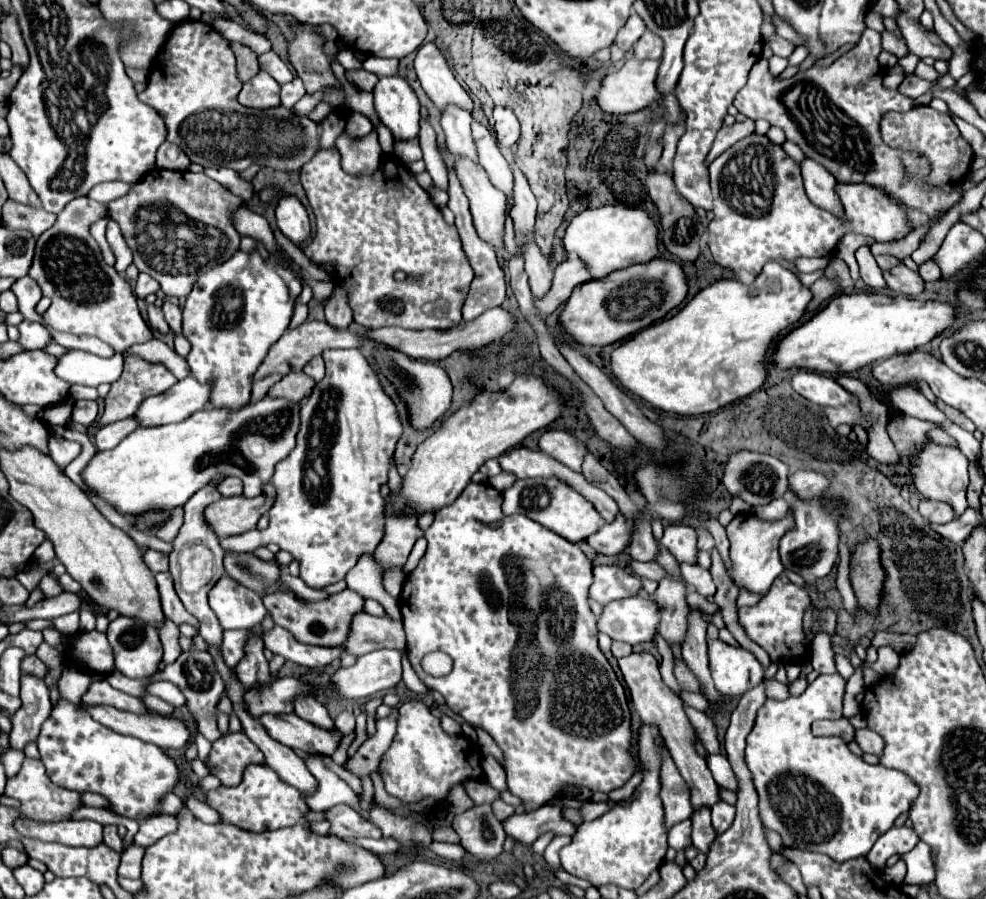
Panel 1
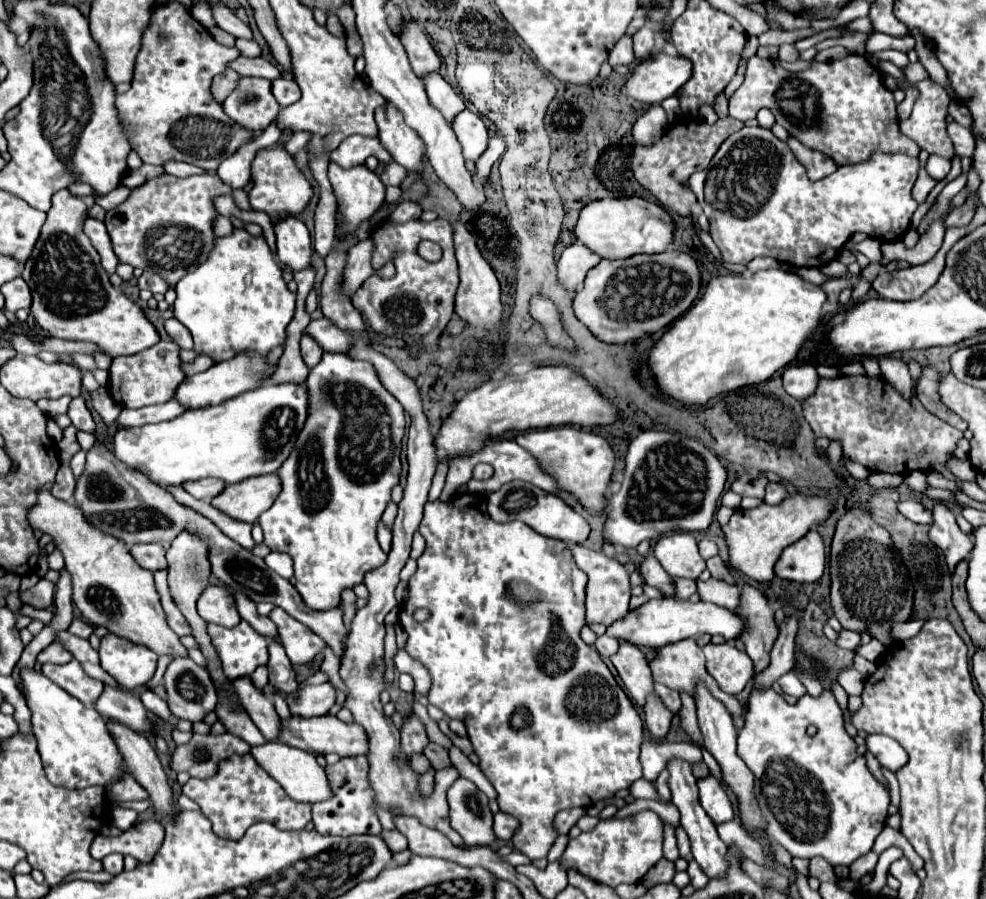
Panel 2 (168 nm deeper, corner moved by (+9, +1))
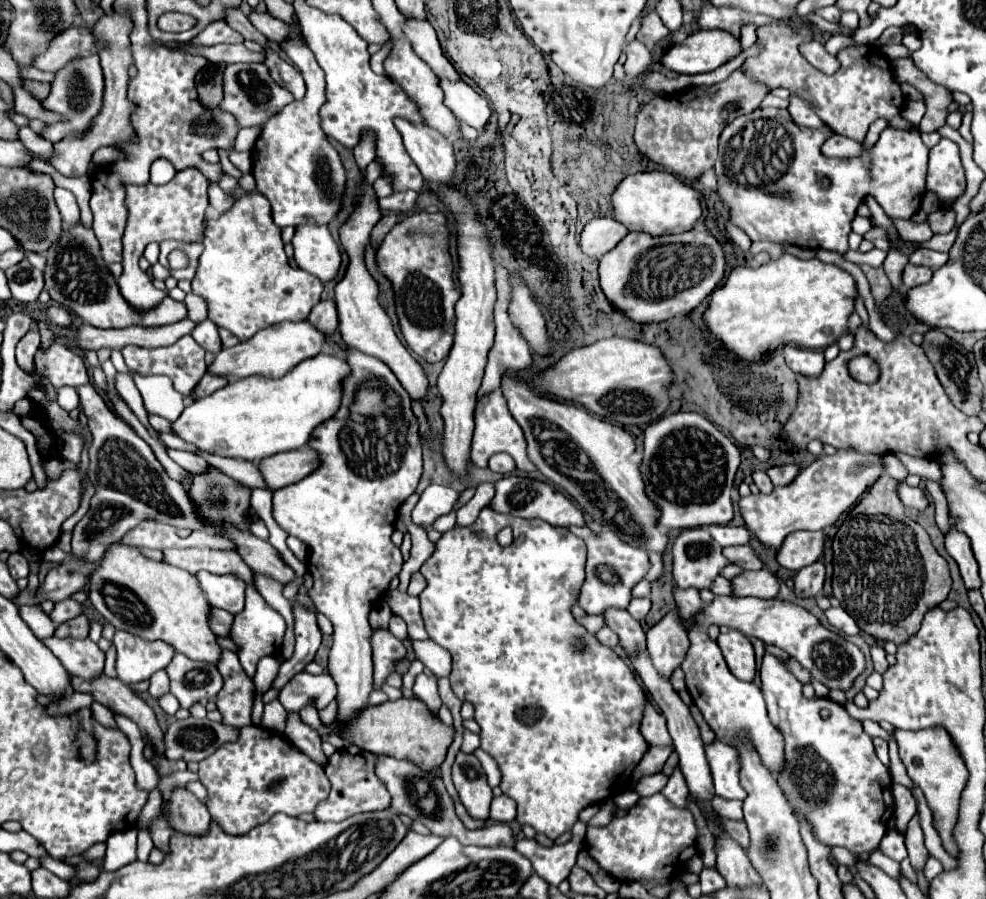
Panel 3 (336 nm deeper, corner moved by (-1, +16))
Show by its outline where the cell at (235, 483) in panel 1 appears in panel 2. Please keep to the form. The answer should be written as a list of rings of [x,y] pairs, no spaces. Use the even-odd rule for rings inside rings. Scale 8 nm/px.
[[[199,479],[197,483],[187,483],[185,491],[191,493],[195,499],[213,499],[225,489],[221,479]]]

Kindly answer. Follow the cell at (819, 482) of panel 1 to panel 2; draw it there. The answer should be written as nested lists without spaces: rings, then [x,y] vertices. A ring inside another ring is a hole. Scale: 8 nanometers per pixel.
[[[781,481],[769,483],[767,495],[765,495],[765,503],[769,503],[769,505],[779,505],[785,497],[787,497],[787,487],[785,487],[785,483],[781,483]]]

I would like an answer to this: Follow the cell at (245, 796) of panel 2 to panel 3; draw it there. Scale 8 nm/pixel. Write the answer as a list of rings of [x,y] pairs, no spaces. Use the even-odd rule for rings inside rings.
[[[245,726],[239,730],[239,738],[235,742],[227,742],[217,748],[215,754],[207,756],[199,762],[199,780],[207,788],[207,808],[217,826],[221,826],[231,836],[247,834],[251,828],[265,824],[273,814],[283,812],[287,816],[299,816],[305,812],[313,812],[321,800],[327,798],[329,780],[309,756],[305,756],[285,734],[277,734],[273,730],[261,726]]]

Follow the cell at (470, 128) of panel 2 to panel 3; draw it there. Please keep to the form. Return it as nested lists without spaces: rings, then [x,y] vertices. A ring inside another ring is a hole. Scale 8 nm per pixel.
[[[439,76],[439,86],[443,88],[443,102],[445,106],[463,122],[467,122],[469,126],[473,126],[475,130],[483,130],[489,116],[491,116],[491,110],[489,110],[489,104],[487,100],[477,94],[467,82],[463,80],[447,80],[443,76]]]

